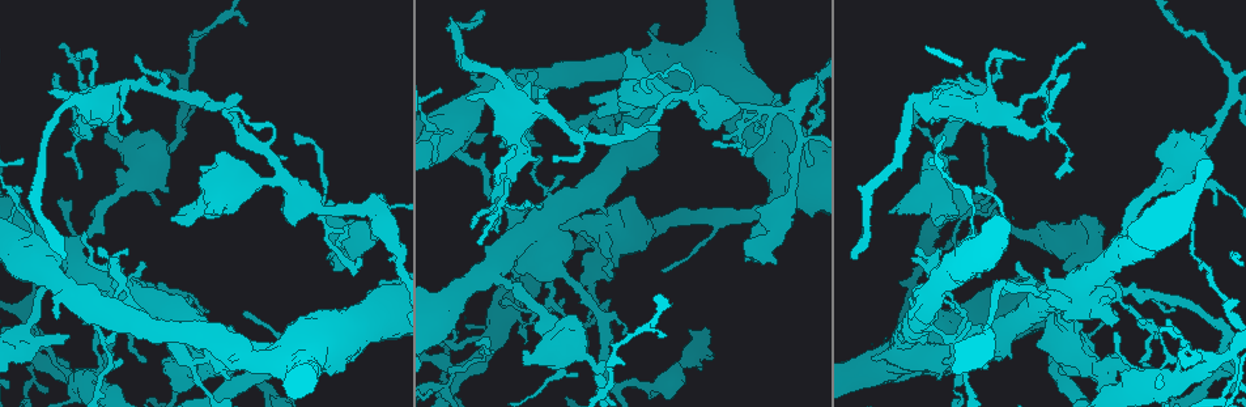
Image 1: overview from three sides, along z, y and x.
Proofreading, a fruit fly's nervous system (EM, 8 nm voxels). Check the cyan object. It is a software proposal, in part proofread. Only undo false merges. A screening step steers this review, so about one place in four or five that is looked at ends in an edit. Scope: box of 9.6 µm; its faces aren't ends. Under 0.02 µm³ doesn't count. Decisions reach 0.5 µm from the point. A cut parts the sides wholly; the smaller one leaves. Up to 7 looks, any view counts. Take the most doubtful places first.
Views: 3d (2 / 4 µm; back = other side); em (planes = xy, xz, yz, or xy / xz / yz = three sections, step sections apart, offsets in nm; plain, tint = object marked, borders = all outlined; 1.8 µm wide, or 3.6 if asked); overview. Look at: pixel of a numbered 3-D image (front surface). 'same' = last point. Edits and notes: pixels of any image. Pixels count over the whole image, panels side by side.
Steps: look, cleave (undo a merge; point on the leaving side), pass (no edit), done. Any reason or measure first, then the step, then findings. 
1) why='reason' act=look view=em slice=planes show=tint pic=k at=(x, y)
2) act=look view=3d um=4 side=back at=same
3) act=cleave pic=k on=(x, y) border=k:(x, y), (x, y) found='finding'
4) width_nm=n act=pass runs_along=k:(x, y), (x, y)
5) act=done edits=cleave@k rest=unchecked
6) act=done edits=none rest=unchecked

why='narrows sharply' act=look view=em um=3.6 slice=planes show=tint pic=1 at=(548, 233)

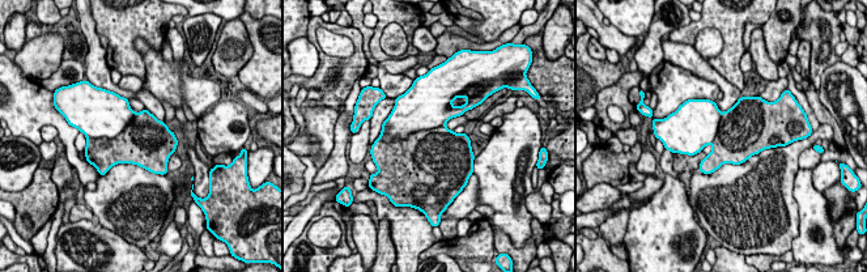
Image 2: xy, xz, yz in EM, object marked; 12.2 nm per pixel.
act=cleave pic=2 on=(423, 149) found='two neurons meet here'

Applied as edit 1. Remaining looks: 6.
why='calibre changes' act=look view=em um=3.6 slice=xz step=16 show=tint pic=1 at=(148, 158)

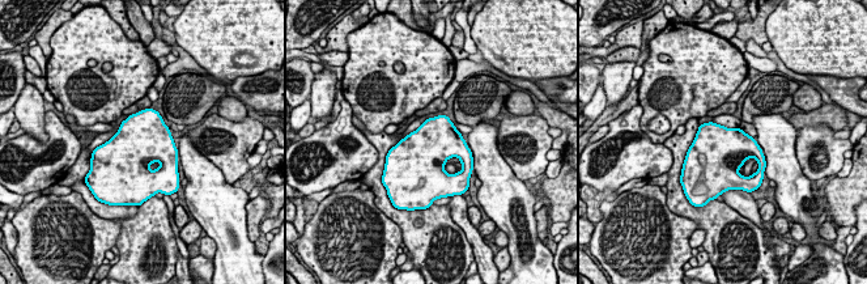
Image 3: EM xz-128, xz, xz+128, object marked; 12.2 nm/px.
why='cut it another way' act=look view=em um=3.6 slice=planes show=tint at=same

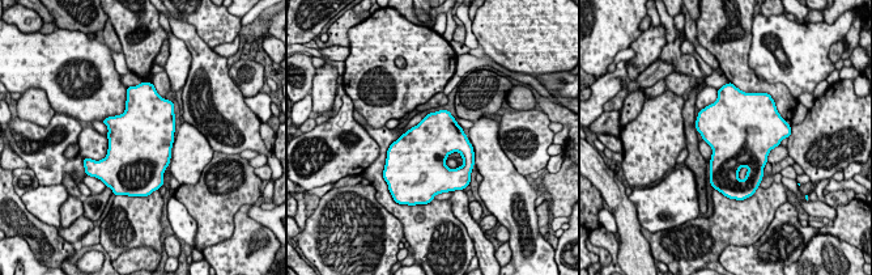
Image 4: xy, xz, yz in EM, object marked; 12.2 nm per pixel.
width_nm=550 act=pass found='continuous, no second neuron'

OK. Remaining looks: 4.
why='sudden change in width' act=look view=em slice=xy step=4 show=tint pic=1 at=(583, 122)

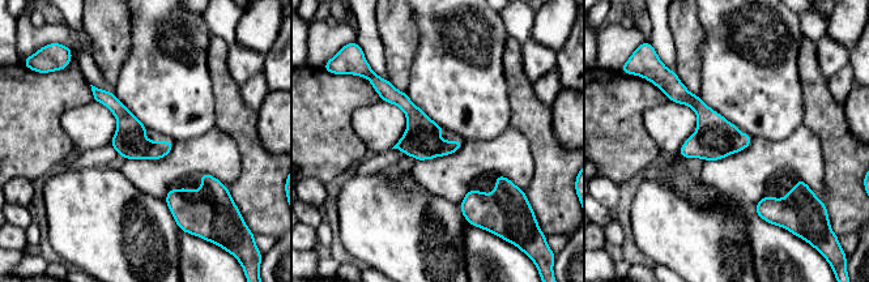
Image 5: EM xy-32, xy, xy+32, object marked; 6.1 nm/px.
why='cut it another way' act=look view=em slice=planes show=tint at=same

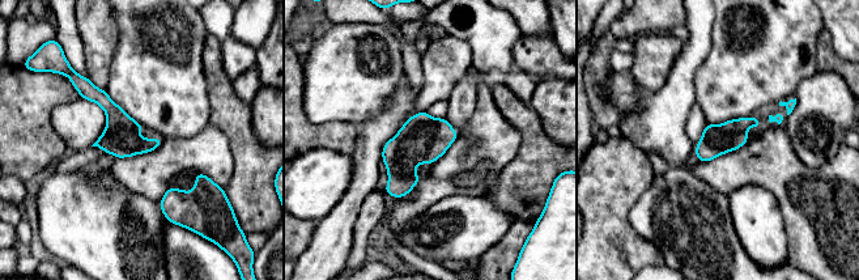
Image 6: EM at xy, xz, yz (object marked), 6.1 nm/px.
width_nm=190 act=pass found='all the same neuron'

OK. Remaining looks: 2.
act=done edits=cleave@2 rest=unchecked

